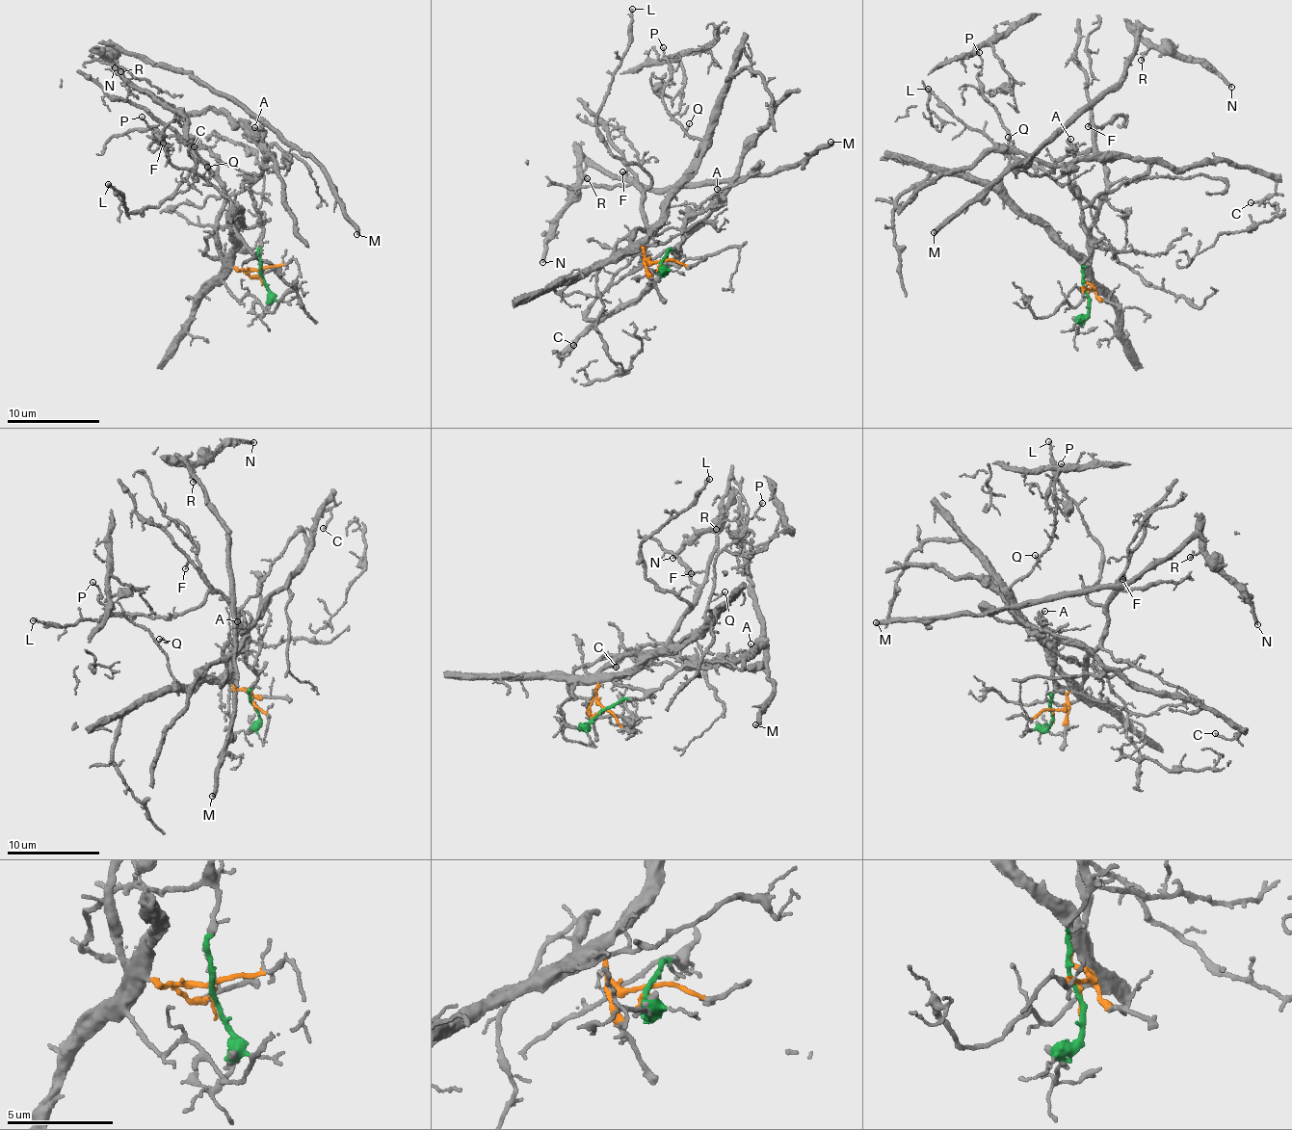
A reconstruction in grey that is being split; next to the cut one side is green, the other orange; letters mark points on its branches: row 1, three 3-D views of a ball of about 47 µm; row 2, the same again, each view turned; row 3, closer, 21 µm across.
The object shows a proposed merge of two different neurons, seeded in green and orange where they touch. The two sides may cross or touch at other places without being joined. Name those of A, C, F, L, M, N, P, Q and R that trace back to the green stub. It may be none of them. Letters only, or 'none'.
A, C, M, N, R

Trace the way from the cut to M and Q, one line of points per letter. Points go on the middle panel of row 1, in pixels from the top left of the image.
M: (662, 264), (672, 248), (674, 252), (679, 248), (691, 214), (726, 186), (752, 172), (777, 174), (830, 142)
Q: (660, 264), (650, 260), (640, 244), (700, 144), (682, 128), (689, 122)

